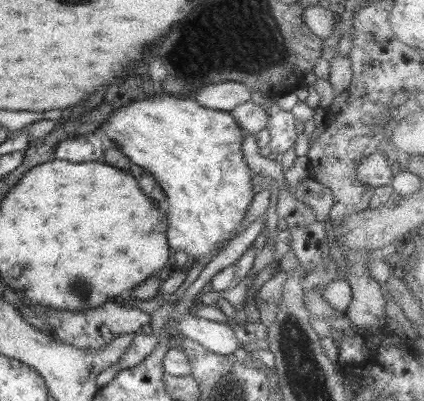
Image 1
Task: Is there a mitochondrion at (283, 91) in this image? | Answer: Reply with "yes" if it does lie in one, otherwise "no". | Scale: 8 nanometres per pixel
no

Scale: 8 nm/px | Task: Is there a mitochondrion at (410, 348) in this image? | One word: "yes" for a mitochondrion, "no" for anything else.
no

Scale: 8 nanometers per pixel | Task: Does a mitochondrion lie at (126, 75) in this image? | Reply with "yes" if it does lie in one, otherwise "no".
no

